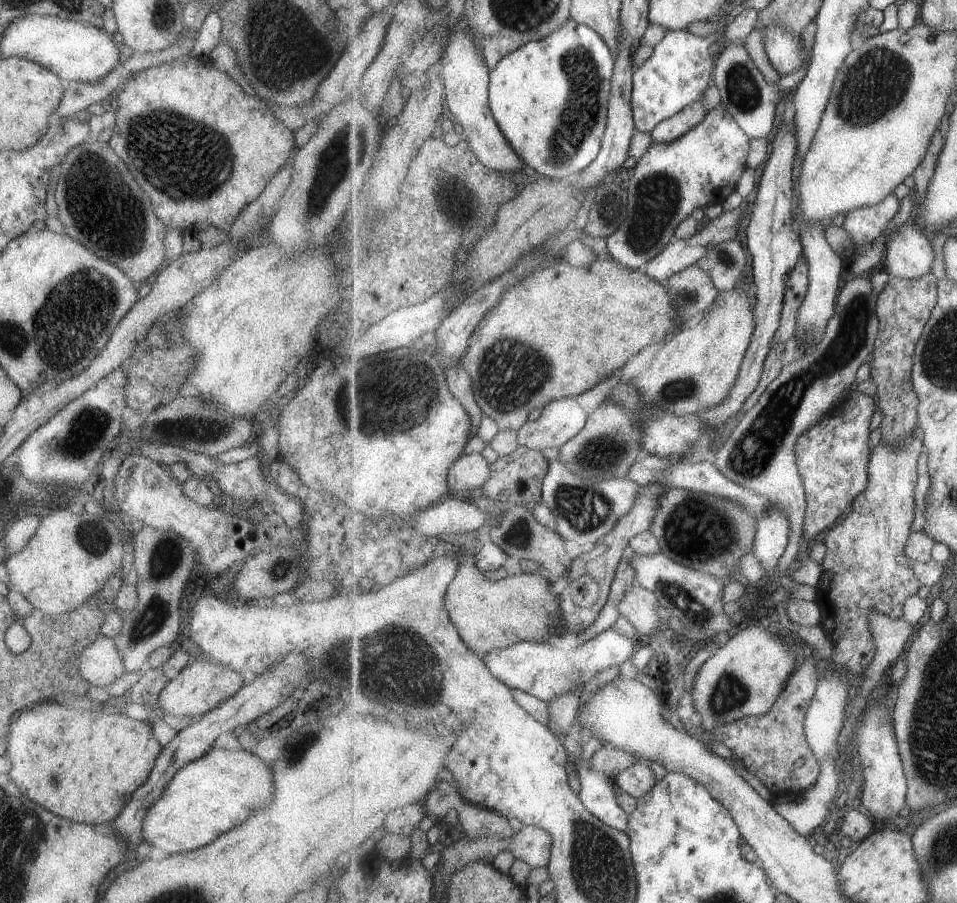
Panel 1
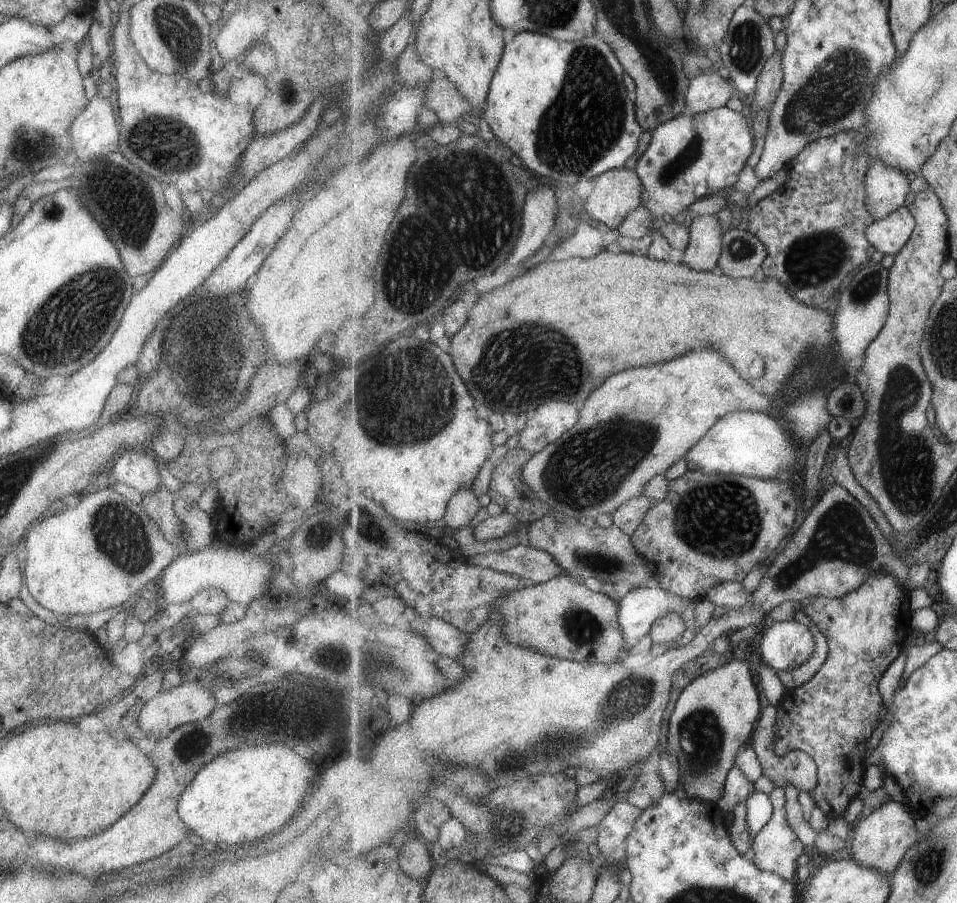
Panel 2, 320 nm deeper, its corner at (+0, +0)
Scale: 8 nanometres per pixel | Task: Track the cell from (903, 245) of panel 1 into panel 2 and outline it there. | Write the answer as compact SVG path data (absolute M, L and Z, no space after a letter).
M905 205L877 219L867 230L868 239L883 254L899 254L915 230L915 218Z

